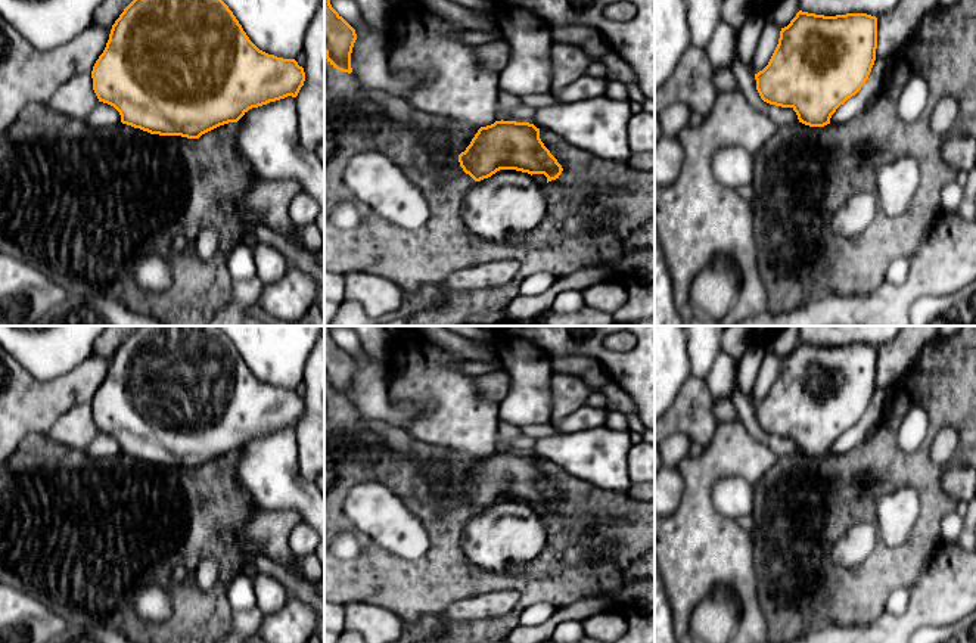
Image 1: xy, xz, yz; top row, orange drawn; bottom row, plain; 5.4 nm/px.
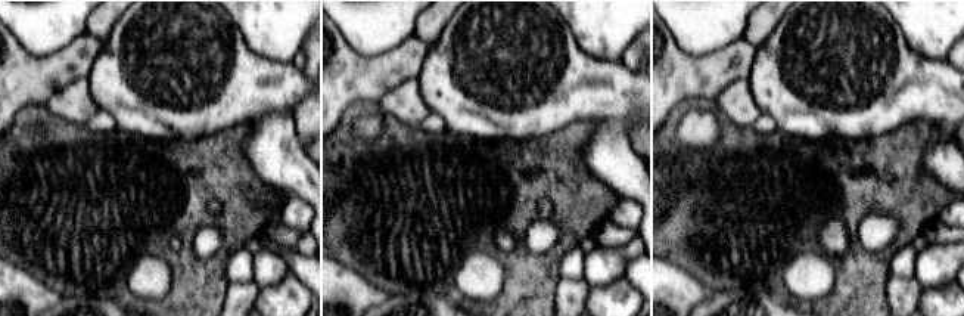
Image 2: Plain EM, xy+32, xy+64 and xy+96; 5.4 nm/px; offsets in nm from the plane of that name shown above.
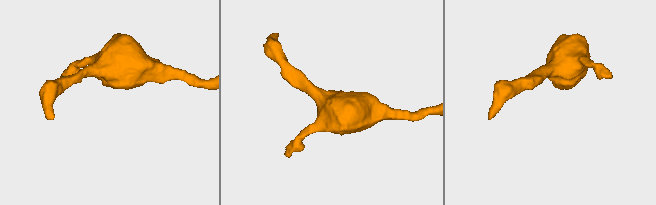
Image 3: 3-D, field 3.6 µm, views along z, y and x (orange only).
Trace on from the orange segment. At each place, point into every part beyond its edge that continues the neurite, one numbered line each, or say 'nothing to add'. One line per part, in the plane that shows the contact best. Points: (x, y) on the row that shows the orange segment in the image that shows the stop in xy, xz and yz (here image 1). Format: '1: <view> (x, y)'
nothing to add

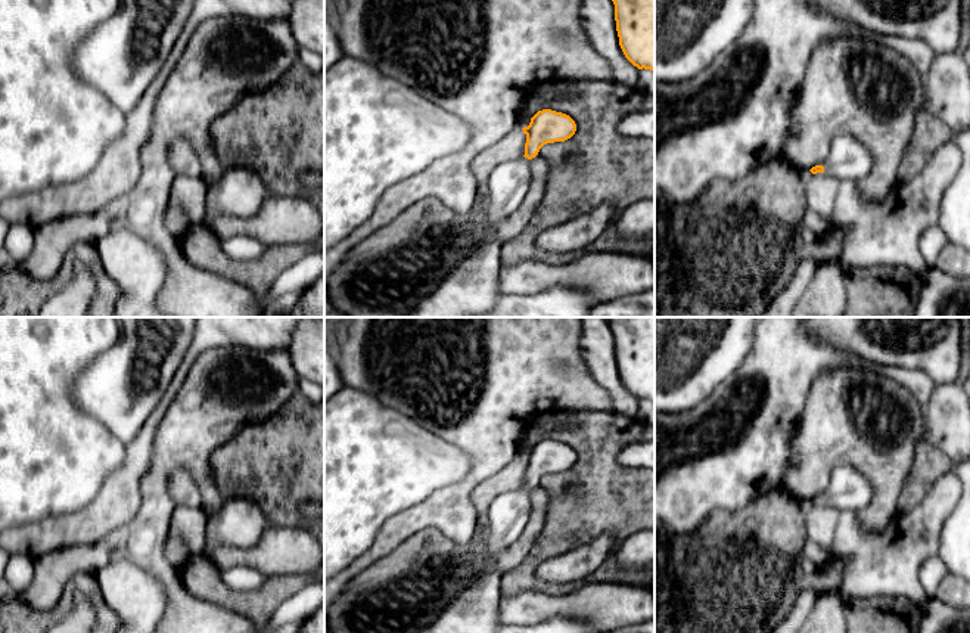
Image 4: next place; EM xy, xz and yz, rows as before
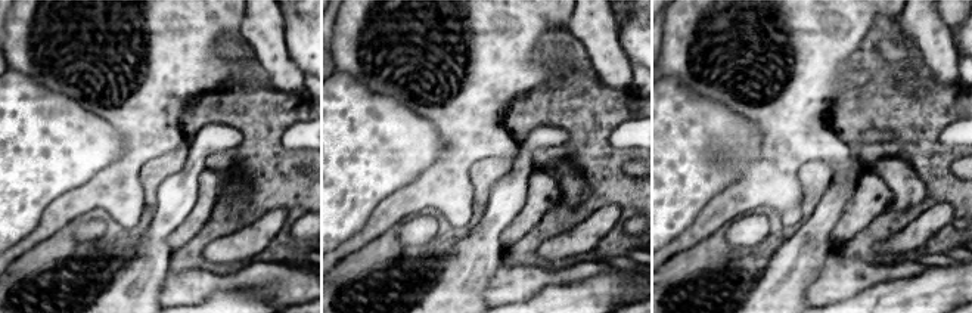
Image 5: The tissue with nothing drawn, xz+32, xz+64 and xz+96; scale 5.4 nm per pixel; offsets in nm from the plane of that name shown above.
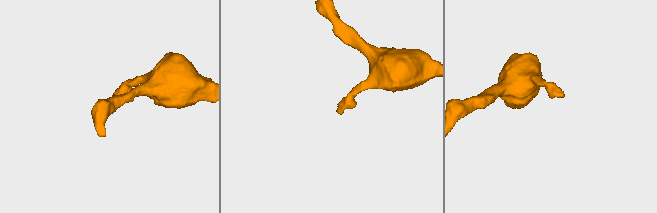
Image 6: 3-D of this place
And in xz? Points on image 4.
1: xz (470, 288)

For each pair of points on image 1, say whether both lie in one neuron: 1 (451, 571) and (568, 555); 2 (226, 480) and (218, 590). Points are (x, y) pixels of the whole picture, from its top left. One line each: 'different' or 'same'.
1: same
2: same

